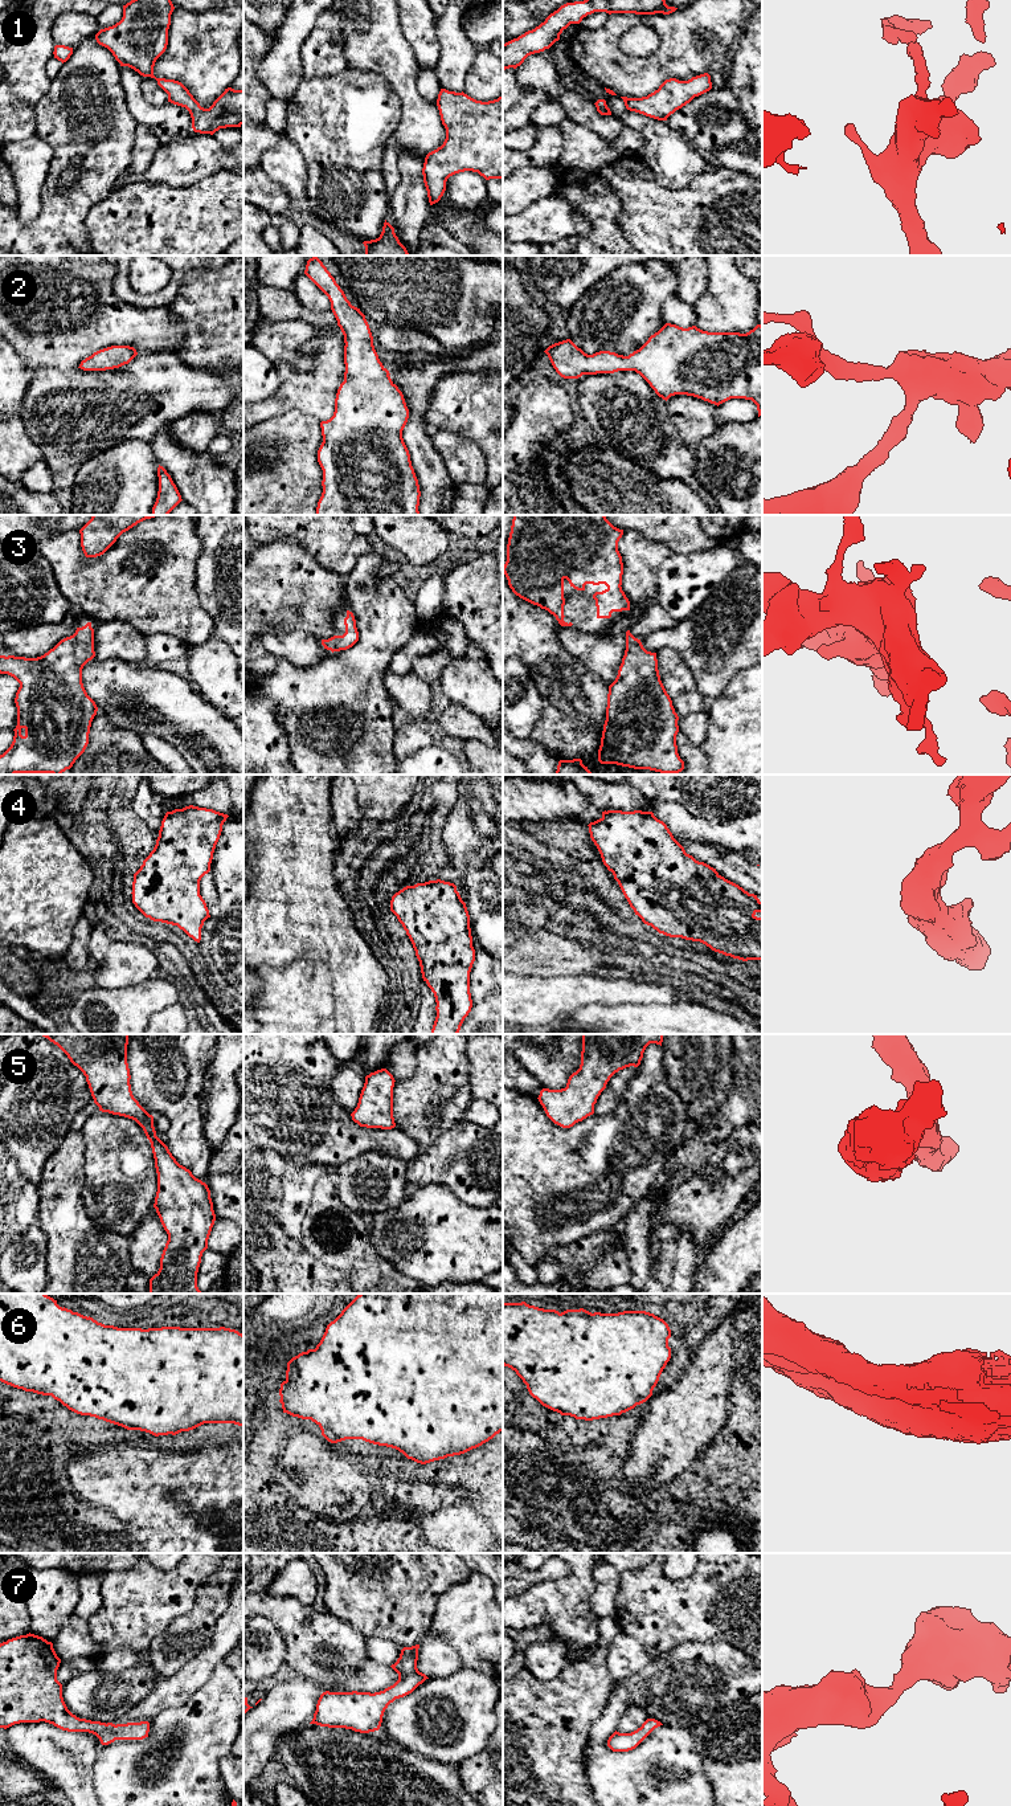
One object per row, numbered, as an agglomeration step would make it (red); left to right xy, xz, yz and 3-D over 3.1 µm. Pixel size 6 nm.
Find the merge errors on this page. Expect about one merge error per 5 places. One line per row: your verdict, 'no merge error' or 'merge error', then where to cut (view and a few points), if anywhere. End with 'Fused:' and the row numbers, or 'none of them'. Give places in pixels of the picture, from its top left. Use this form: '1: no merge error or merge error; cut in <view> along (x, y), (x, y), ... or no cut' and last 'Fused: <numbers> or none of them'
1: no merge error; no cut
2: no merge error; no cut
3: no merge error; no cut
4: no merge error; no cut
5: no merge error; no cut
6: no merge error; no cut
7: no merge error; no cut
Fused: none of them

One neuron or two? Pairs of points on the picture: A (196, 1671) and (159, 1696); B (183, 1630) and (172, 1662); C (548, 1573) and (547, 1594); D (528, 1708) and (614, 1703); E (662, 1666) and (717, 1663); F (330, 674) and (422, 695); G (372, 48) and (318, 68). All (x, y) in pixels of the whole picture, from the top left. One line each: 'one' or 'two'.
A: one
B: one
C: two
D: two
E: one
F: two
G: two

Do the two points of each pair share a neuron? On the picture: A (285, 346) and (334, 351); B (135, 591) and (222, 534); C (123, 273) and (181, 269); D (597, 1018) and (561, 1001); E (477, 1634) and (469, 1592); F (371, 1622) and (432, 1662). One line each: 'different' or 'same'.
A: different
B: different
C: same
D: different
E: same
F: different

